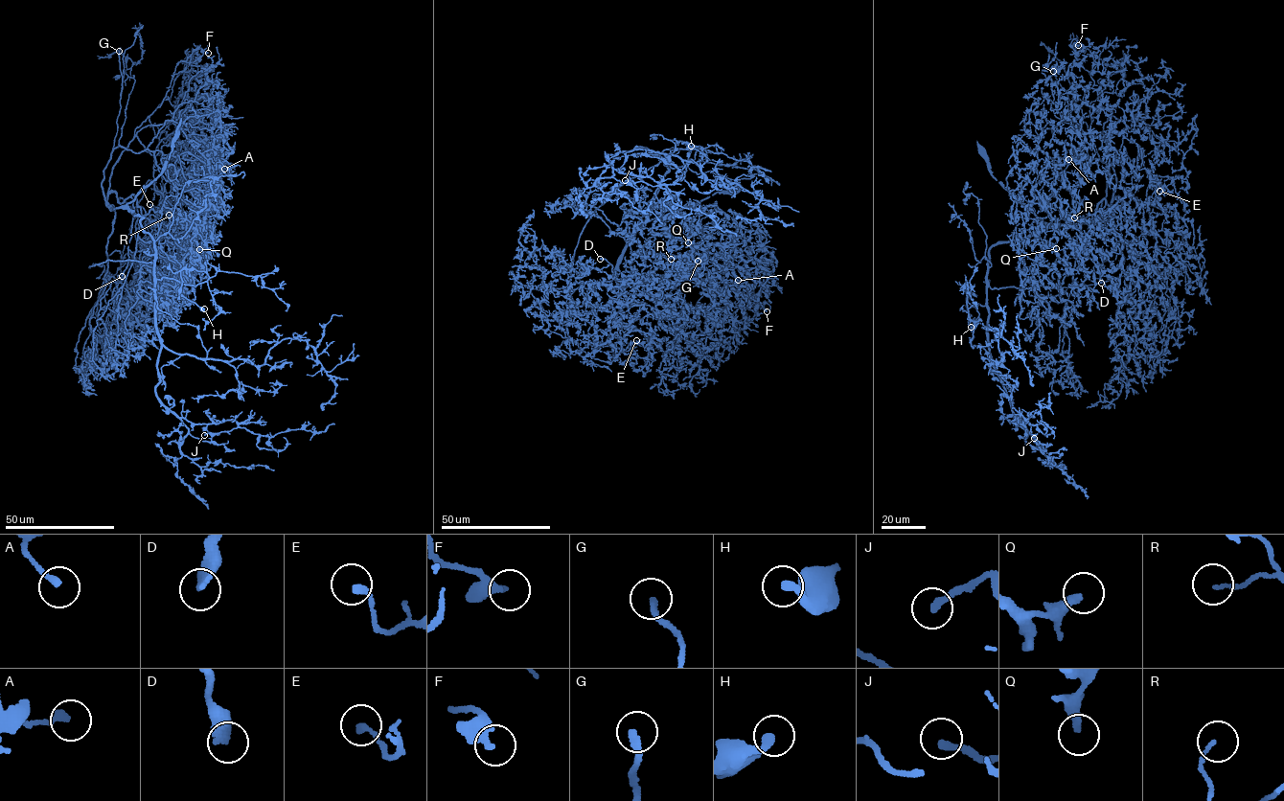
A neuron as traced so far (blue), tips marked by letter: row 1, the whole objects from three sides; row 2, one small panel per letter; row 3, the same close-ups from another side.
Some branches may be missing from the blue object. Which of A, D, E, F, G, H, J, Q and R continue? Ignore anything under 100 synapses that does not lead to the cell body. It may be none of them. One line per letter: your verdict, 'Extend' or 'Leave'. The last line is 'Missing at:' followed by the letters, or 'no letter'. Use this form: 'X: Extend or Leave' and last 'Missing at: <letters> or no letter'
A: Leave
D: Extend
E: Leave
F: Leave
G: Leave
H: Leave
J: Leave
Q: Leave
R: Leave
Missing at: D

